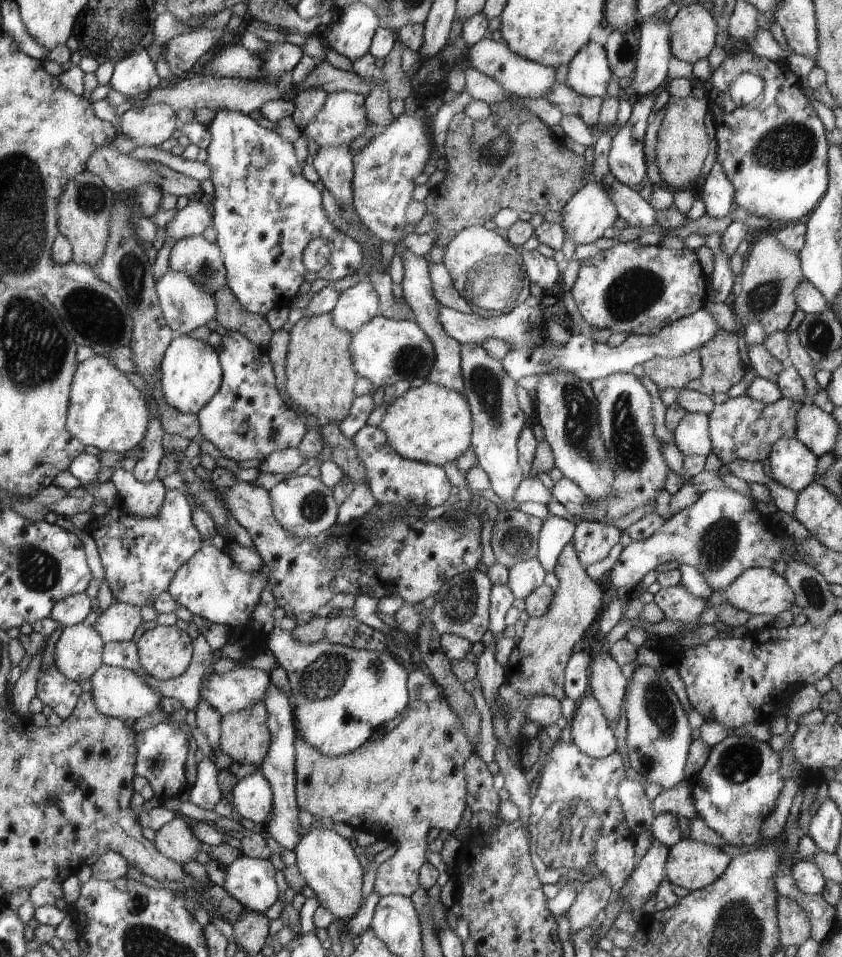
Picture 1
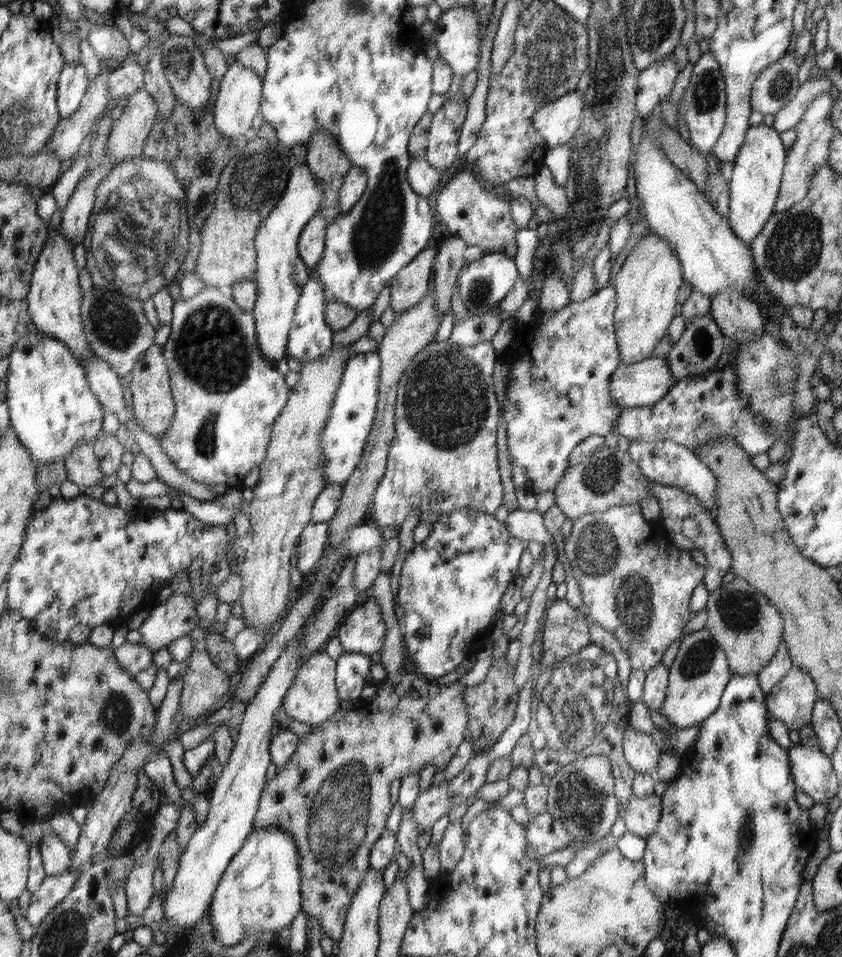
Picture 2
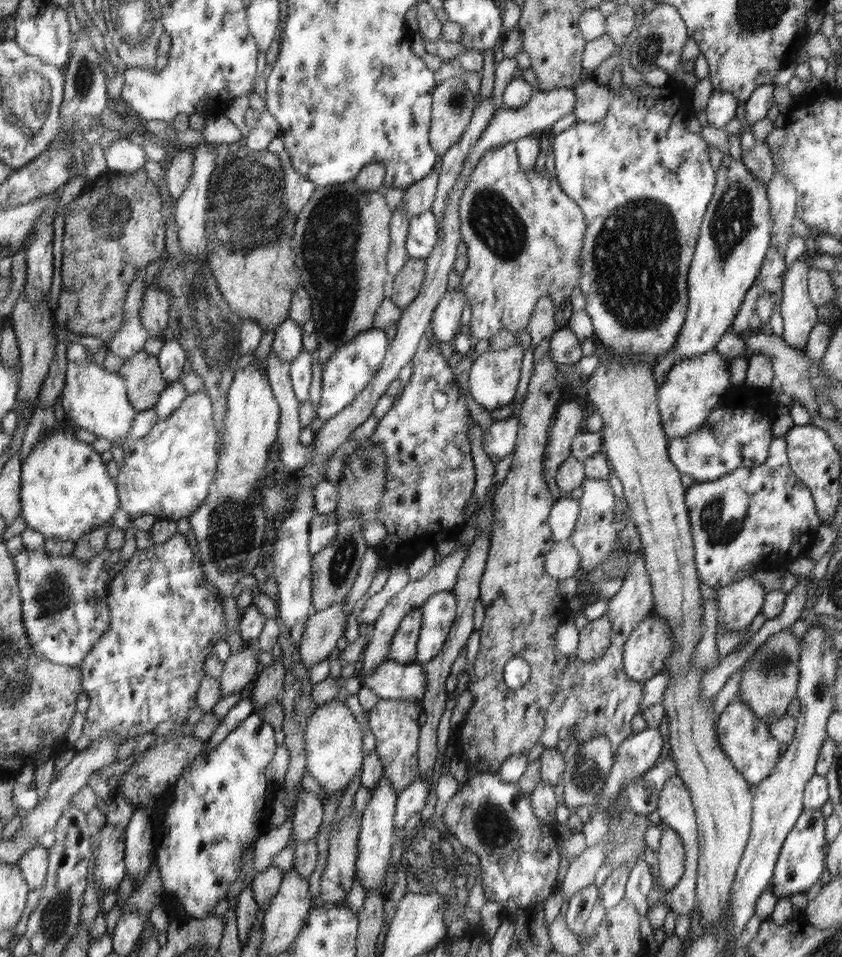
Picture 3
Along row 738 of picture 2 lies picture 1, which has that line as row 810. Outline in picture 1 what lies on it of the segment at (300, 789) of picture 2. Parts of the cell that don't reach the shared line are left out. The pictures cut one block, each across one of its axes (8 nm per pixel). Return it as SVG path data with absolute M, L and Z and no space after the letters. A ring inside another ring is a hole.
M442 696L440 700L434 702L420 702L410 701L409 705L405 708L407 715L402 719L402 722L396 726L392 731L387 732L383 738L376 739L375 741L365 741L365 744L360 749L356 749L352 753L346 753L337 757L330 757L324 755L321 751L314 750L313 746L306 744L306 741L297 732L295 746L295 797L299 810L310 812L316 820L322 819L325 823L333 824L334 822L344 822L354 830L361 829L371 834L376 835L378 838L393 843L398 846L397 852L387 861L378 865L377 875L375 878L375 891L383 897L384 895L404 895L411 898L412 894L416 893L420 888L420 867L427 861L426 848L428 844L428 832L432 828L439 828L439 830L448 830L453 833L454 830L460 825L462 820L462 812L468 804L468 780L465 778L465 762L469 760L472 754L472 743L469 741L468 735L465 733L465 727L462 726L461 719L453 710L450 710L449 703Z

